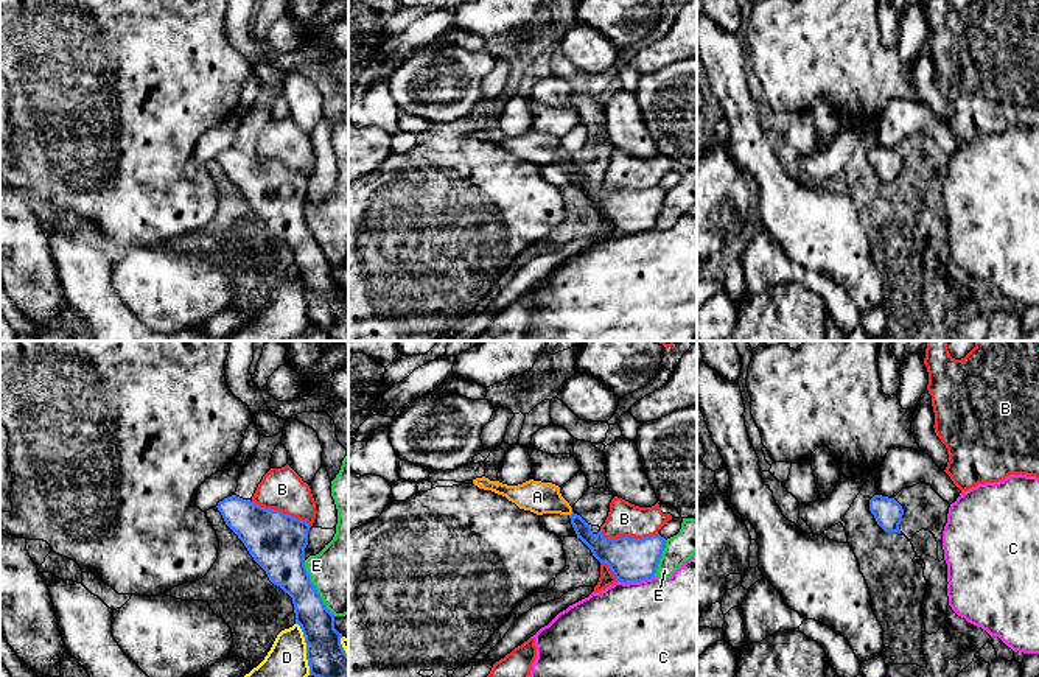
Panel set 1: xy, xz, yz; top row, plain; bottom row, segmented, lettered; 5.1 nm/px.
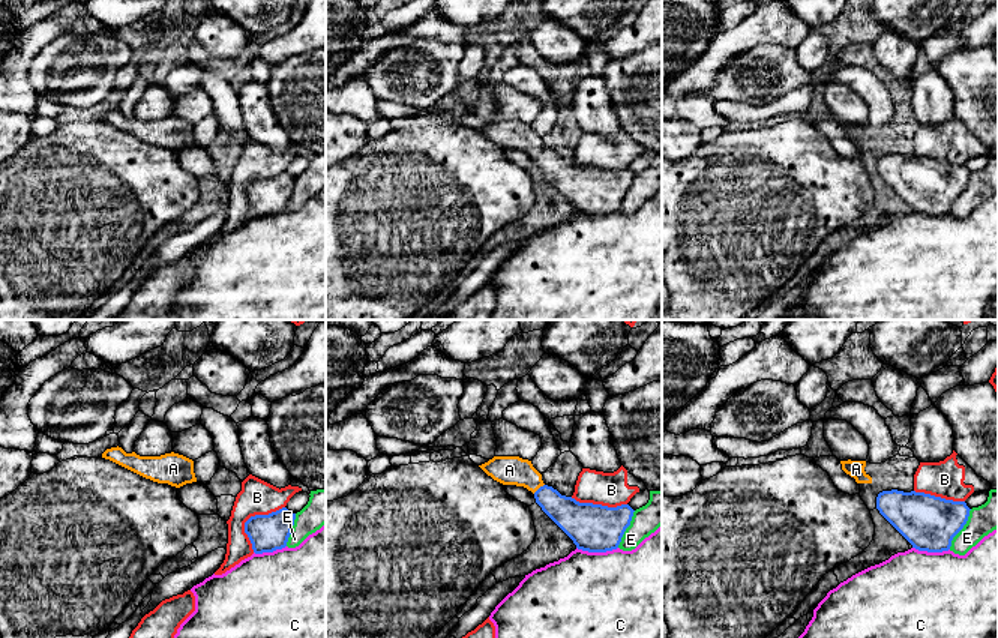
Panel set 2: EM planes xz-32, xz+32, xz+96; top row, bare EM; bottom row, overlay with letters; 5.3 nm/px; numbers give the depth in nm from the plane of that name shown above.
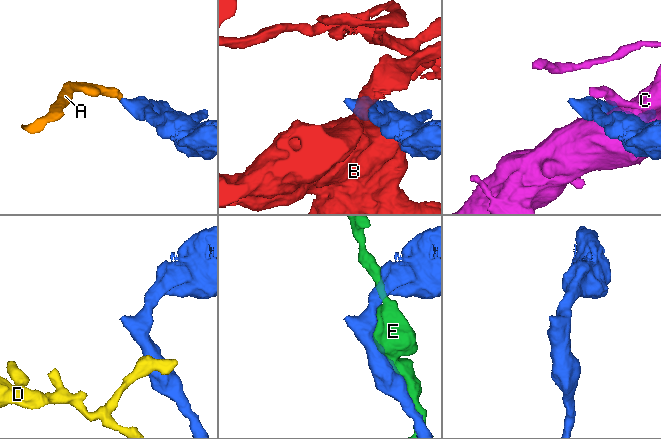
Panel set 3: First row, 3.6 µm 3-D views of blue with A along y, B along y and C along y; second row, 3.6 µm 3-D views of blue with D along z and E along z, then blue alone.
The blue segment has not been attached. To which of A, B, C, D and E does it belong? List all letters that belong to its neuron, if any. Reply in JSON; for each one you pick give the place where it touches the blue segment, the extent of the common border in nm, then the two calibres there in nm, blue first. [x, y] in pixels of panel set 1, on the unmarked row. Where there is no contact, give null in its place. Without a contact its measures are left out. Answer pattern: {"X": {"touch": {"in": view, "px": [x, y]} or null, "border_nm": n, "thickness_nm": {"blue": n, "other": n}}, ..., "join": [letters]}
{"A": {"touch": {"in": "xz", "px": [571, 165]}, "border_nm": 30, "thickness_nm": {"blue": 120, "other": 160}}, "join": ["A"]}

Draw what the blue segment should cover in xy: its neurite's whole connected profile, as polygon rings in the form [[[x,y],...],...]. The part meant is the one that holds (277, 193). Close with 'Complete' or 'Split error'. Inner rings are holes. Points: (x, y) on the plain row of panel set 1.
[[[236,146],[218,154],[226,176],[244,195],[269,232],[292,249],[296,275],[306,294],[310,327],[334,341],[348,341],[348,307],[305,218],[310,176],[303,171],[264,160]]]. Complete

